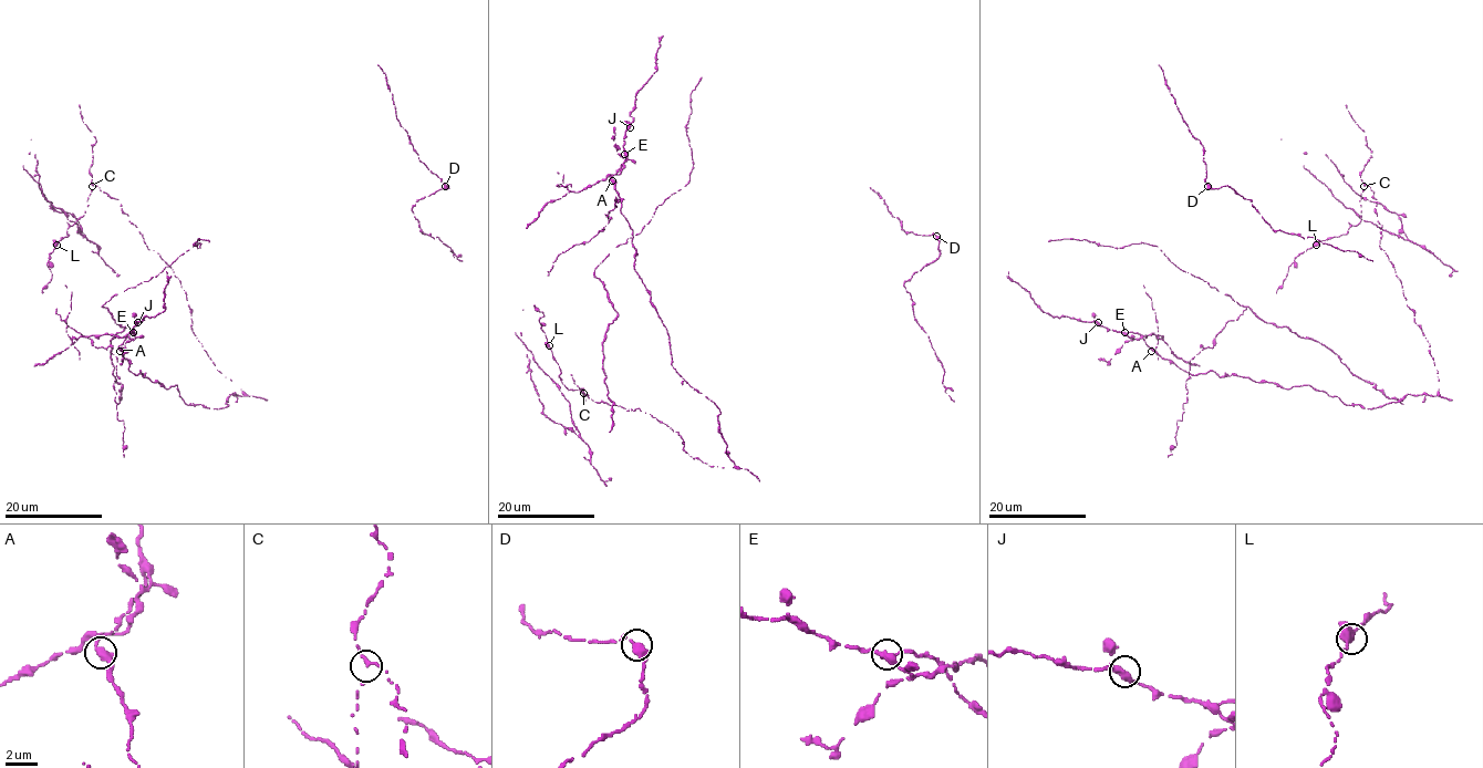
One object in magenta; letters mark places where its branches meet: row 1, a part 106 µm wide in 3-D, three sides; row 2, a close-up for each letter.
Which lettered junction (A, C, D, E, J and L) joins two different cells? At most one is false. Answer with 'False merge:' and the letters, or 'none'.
False merge: E

